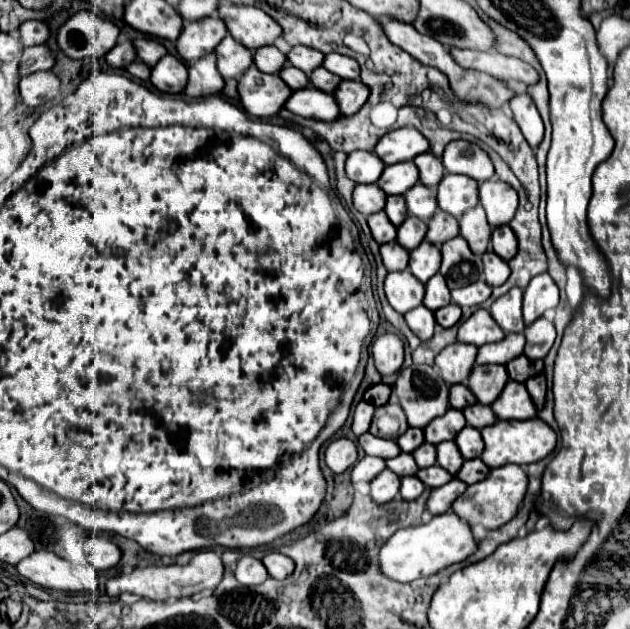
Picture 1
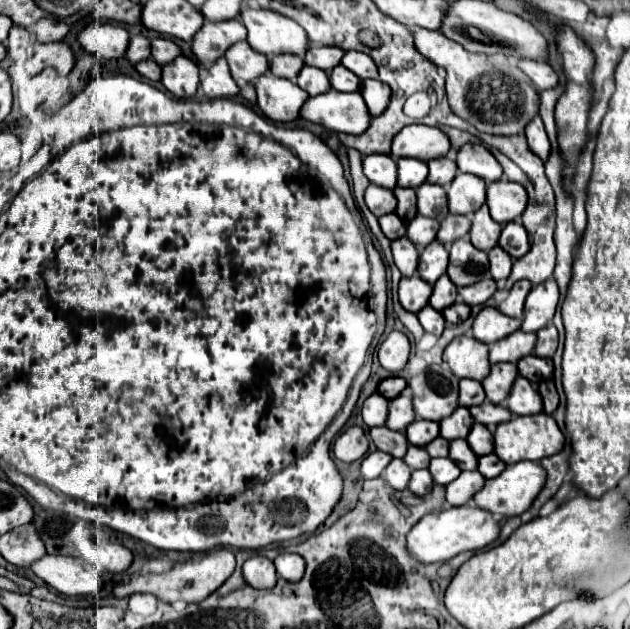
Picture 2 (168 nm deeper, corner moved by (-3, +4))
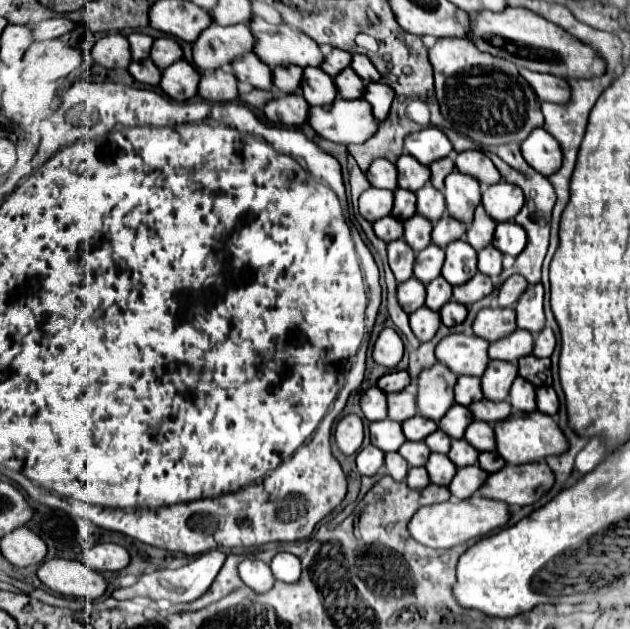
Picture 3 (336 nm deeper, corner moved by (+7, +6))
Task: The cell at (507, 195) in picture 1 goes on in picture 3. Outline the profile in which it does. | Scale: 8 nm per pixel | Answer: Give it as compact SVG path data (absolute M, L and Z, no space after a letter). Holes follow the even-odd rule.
M502 179L482 191L482 205L494 221L512 221L524 205L524 195L520 187Z

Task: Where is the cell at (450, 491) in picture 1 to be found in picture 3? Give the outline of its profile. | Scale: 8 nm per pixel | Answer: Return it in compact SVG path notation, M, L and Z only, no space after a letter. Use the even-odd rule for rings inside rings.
M478 465L462 467L462 469L456 471L456 475L450 481L448 489L450 489L452 497L456 497L456 499L468 499L468 497L472 497L478 491L478 487L484 483L486 477L488 475Z

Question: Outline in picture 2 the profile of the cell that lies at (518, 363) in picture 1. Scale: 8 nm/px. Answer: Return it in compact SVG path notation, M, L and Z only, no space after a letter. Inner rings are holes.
M528 355L528 357L518 361L518 371L528 381L540 383L540 381L552 379L554 363L552 363L552 359L542 359L542 357L536 357L536 355Z

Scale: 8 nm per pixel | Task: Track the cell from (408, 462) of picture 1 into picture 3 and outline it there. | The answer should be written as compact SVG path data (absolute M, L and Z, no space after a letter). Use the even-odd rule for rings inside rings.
M406 441L400 449L398 449L398 453L408 461L408 465L410 467L420 467L420 465L424 465L426 461L428 461L428 457L430 457L430 449L424 445L424 441Z

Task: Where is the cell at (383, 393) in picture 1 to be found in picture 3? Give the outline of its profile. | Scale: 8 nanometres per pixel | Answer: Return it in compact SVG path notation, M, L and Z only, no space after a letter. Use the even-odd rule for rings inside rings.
M392 371L392 373L386 373L384 377L380 377L376 385L384 393L396 393L396 391L402 391L408 383L410 383L408 371Z

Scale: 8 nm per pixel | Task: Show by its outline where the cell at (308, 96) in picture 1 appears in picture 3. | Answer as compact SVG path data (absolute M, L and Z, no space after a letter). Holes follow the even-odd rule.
M336 97L330 103L330 107L320 107L320 105L310 107L308 109L308 123L324 139L334 141L334 143L342 143L342 145L364 143L366 139L370 139L376 133L376 125L378 125L376 119L372 117L372 107L368 105L368 101L364 101L364 99L348 101L342 97Z

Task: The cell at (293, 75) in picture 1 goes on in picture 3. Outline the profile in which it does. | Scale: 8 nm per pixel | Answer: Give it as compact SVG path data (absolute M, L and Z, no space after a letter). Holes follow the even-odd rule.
M304 67L300 91L310 105L330 105L338 97L332 77L320 67Z

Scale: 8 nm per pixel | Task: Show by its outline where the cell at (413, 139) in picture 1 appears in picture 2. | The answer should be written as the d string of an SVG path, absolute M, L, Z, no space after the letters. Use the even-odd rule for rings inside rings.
M408 125L392 141L394 157L414 157L420 161L446 157L450 149L448 135L440 127L428 125Z

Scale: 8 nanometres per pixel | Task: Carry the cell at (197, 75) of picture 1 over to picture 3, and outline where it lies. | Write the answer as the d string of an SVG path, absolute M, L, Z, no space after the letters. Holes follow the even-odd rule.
M216 69L214 73L202 75L198 85L198 95L206 101L216 101L216 103L234 101L238 97L236 77L224 69Z

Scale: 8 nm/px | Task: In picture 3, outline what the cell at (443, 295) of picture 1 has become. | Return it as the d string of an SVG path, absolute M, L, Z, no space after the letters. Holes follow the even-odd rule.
M436 277L426 285L426 307L438 311L452 297L452 285L444 277Z

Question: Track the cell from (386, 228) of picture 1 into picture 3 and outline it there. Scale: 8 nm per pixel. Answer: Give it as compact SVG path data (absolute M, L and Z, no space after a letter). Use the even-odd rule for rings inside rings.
M386 215L384 219L374 221L372 227L374 227L376 237L380 237L382 241L394 241L394 239L400 239L402 233L404 233L402 223L396 221L396 217L392 217L392 215Z

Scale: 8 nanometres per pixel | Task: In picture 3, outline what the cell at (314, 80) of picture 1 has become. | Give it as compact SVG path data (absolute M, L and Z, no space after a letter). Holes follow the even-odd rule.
M350 67L340 71L334 77L334 83L336 83L338 95L342 99L358 99L358 97L364 95L364 81L360 77L356 77L356 73L352 73Z

